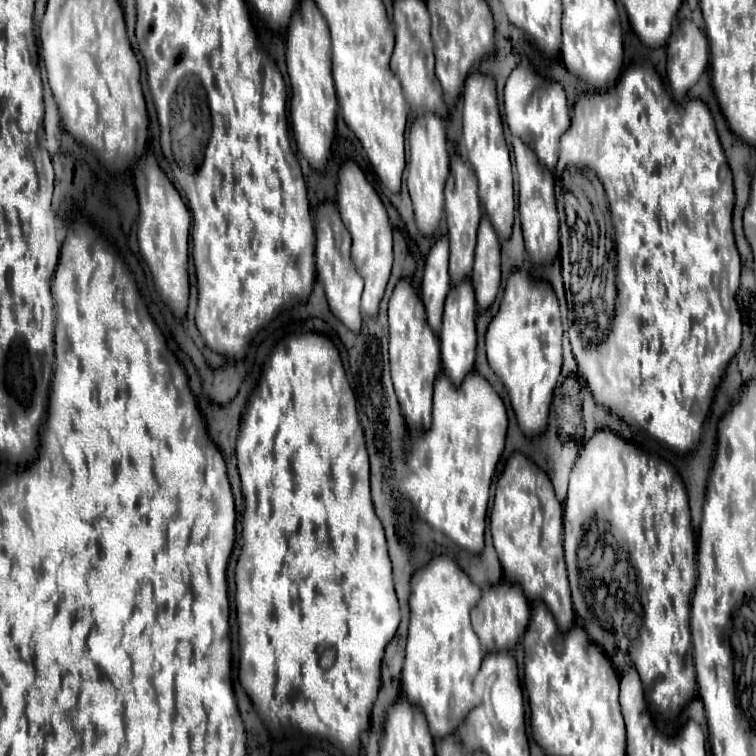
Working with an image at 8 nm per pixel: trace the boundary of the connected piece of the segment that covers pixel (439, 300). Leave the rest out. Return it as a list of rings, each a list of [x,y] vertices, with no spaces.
[[[440,238],[440,240],[436,240],[436,244],[432,246],[432,250],[426,258],[424,280],[422,280],[422,290],[420,290],[428,324],[436,332],[436,336],[440,332],[442,308],[444,308],[444,300],[446,300],[448,290],[450,290],[448,238]]]

